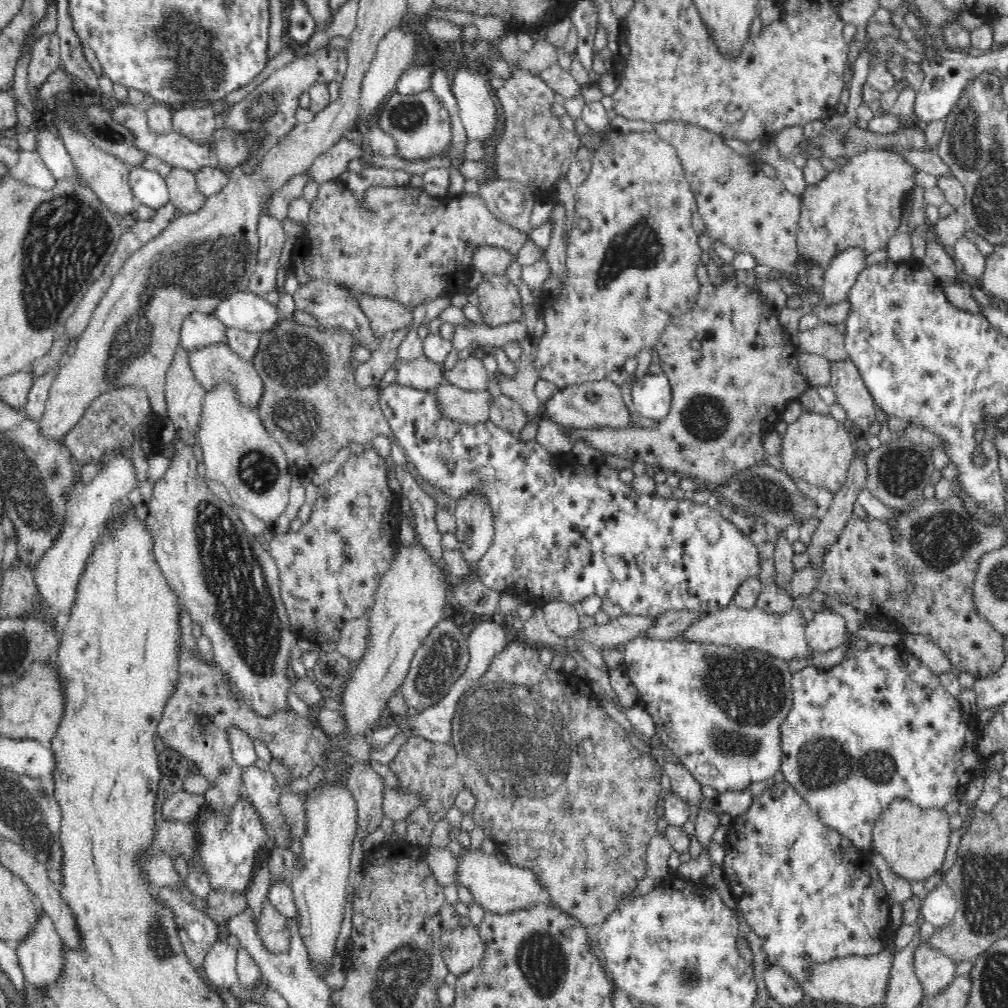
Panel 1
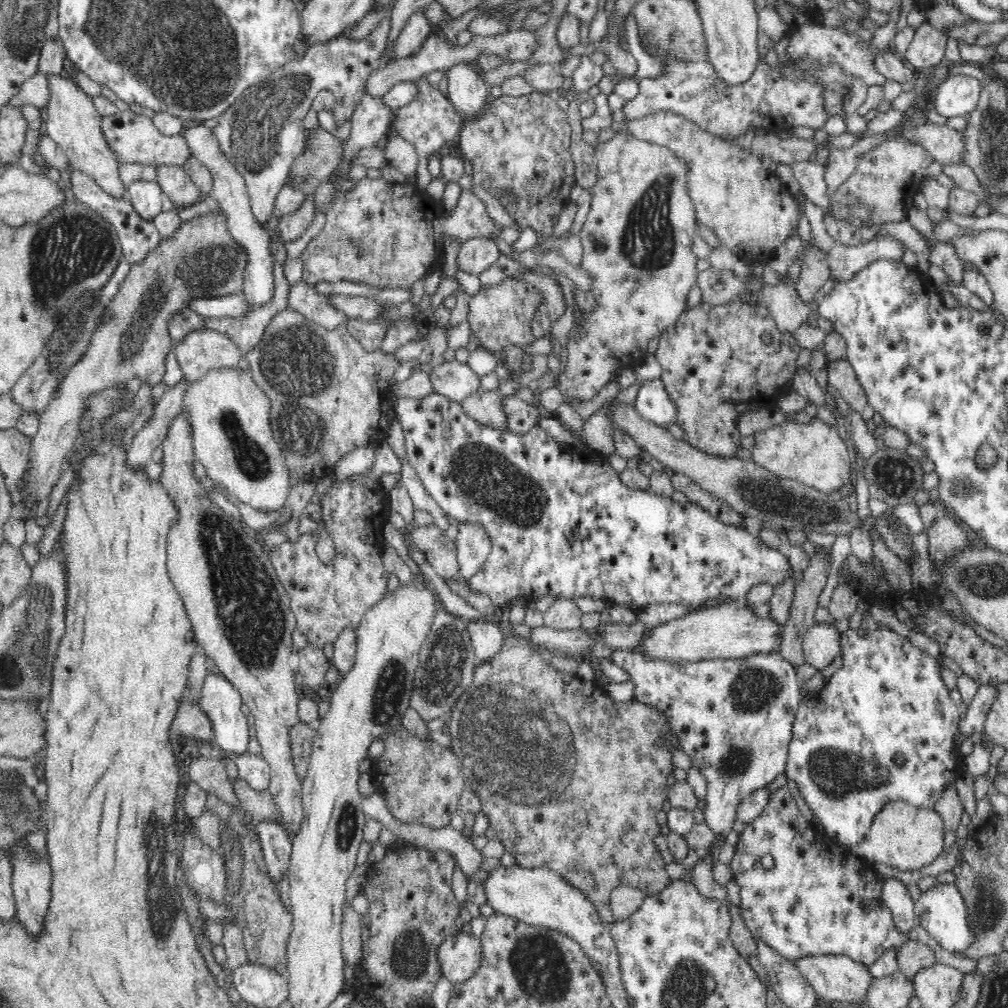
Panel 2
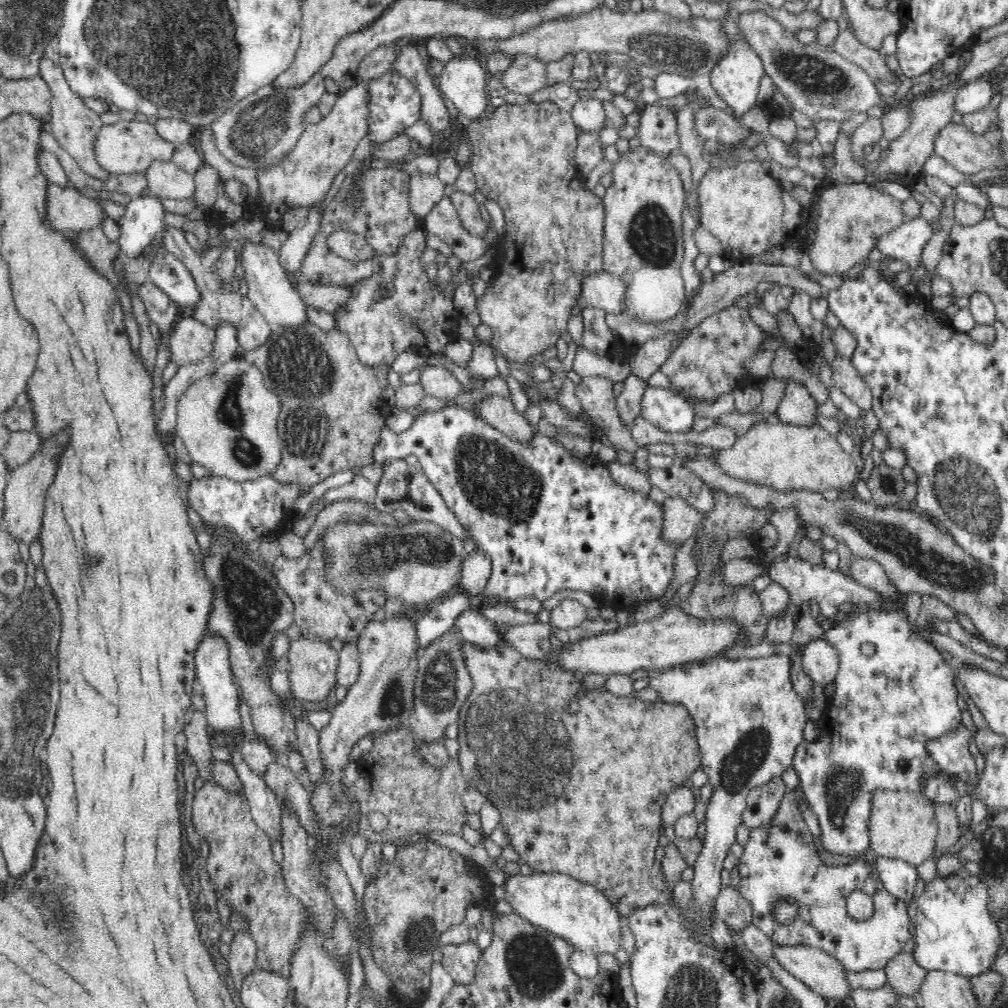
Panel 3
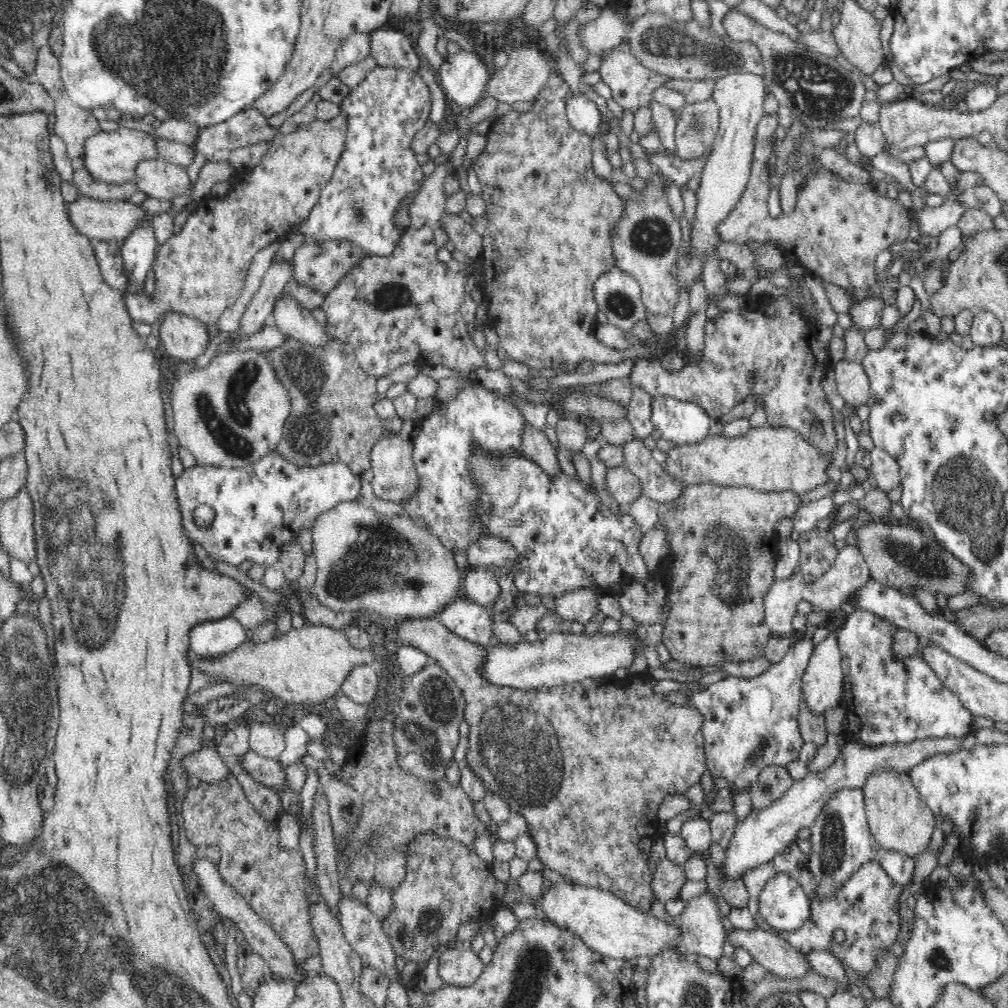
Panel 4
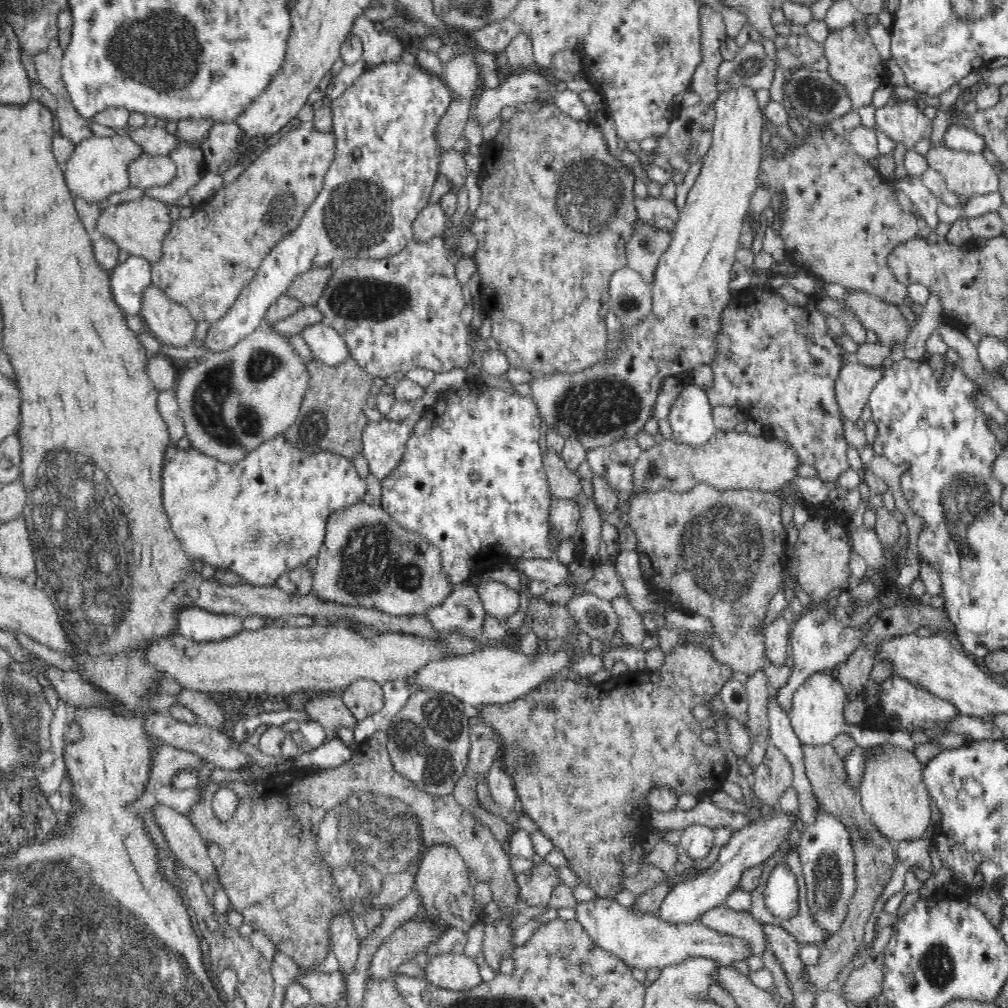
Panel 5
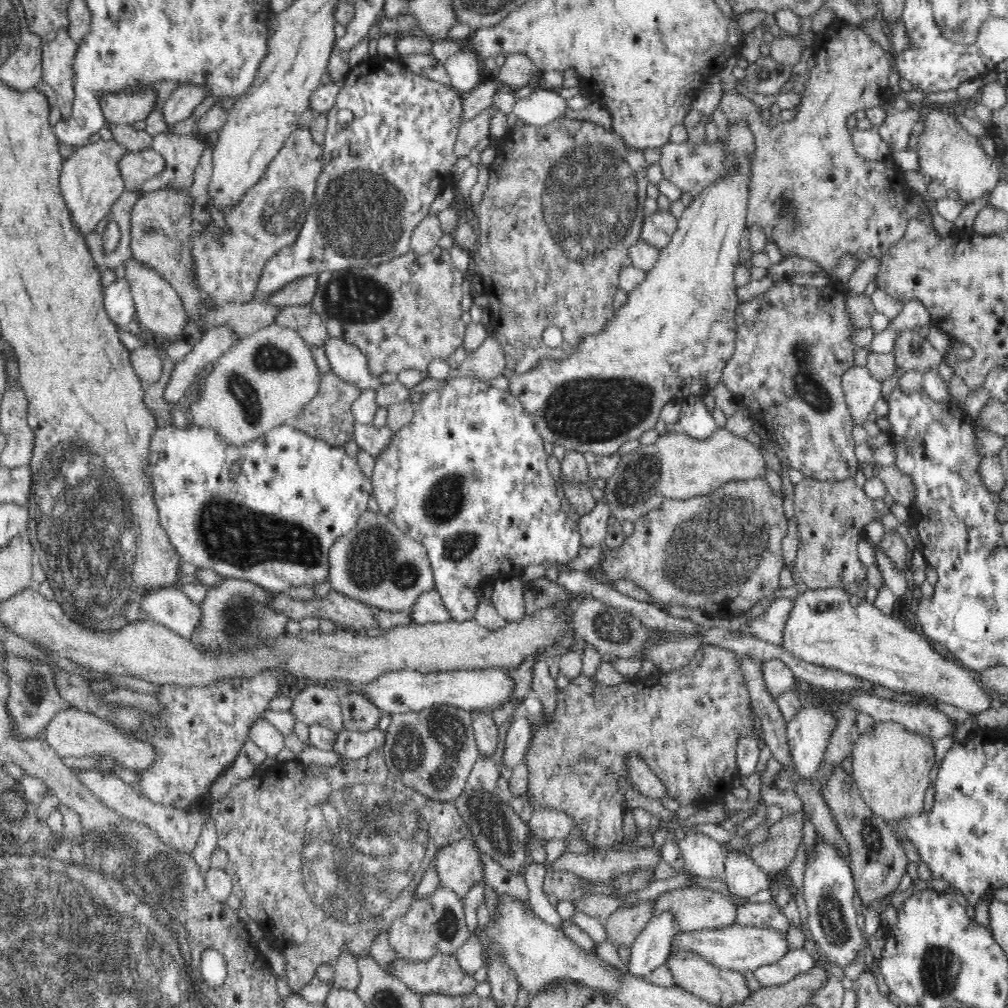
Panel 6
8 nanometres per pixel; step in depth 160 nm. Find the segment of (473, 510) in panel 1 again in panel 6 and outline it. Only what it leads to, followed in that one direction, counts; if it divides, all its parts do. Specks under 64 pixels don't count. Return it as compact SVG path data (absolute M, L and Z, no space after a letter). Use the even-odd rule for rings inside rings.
M502 577L494 584L492 605L505 622L514 622L526 617L523 599L524 583L520 577Z

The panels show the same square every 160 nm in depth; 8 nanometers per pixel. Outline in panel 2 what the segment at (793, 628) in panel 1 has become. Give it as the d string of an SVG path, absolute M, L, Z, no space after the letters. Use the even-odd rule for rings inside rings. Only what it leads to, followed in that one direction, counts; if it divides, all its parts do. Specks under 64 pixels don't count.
M723 604L716 608L702 609L672 619L659 626L645 628L642 642L630 648L640 655L650 655L654 659L676 661L701 661L712 658L740 658L757 653L774 652L781 644L781 628L774 619L759 617L744 605Z

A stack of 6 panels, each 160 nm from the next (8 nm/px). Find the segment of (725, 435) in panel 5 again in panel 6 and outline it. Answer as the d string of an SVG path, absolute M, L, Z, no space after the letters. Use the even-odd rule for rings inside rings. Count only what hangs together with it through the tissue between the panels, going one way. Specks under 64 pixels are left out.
M725 428L717 429L705 439L691 438L680 429L673 433L666 432L664 436L659 436L654 443L640 444L634 450L621 456L614 474L606 479L603 489L604 502L618 521L630 520L634 523L638 516L658 508L664 499L686 500L700 497L720 488L722 484L732 482L732 480L748 480L763 476L765 462L760 454L761 450L763 449L756 447L746 437L735 436Z

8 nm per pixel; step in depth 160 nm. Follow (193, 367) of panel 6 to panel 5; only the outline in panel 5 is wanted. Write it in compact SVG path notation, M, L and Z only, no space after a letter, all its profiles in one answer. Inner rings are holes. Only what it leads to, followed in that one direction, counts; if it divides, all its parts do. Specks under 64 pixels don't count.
M398 61L369 66L342 96L330 102L336 152L324 176L322 190L306 209L294 232L264 257L254 279L229 312L221 320L210 323L203 345L206 356L234 348L247 334L263 326L270 306L286 294L296 277L308 269L333 266L344 259L382 260L398 254L412 240L414 219L429 205L444 154L435 135L438 123L453 100L454 94L441 81L440 75Z

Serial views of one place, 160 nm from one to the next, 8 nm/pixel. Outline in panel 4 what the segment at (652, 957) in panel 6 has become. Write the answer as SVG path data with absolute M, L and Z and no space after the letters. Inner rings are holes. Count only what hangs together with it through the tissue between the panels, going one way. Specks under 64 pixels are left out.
M954 736L942 738L932 737L910 743L882 744L881 747L866 747L863 743L849 742L849 740L846 740L846 744L842 746L842 752L840 752L841 756L837 760L834 760L831 766L828 766L822 772L810 771L806 778L800 780L800 782L794 781L790 790L782 798L776 800L770 807L761 809L760 811L757 809L752 810L750 814L746 815L744 820L737 824L728 847L724 849L722 863L715 868L719 881L724 886L724 884L738 877L742 877L746 871L778 856L778 853L788 848L792 842L796 841L797 837L805 834L814 825L816 818L818 818L817 816L822 813L822 808L826 808L826 805L830 802L831 796L834 796L834 793L842 792L842 788L862 788L864 782L869 778L868 774L876 772L878 768L893 768L893 770L899 770L902 773L910 773L914 766L918 766L925 759L936 755L936 752L942 754L942 752L959 750L961 748L960 739L961 737Z

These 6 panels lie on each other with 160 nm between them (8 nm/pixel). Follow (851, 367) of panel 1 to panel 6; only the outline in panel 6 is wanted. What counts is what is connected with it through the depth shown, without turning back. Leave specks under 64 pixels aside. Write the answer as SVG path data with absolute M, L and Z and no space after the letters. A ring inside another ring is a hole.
M855 365L844 373L841 383L854 424L866 422L874 404L880 400L882 382L874 378L867 367Z

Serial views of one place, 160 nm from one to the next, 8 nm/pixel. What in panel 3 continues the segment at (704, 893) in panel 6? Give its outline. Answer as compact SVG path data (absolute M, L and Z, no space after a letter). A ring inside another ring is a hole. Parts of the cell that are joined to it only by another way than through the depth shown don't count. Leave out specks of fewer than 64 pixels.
M773 943L772 953L782 969L788 971L790 975L795 976L822 997L836 998L836 1000L848 999L851 990L844 979L844 972L848 970L844 970L842 963L832 955L814 947L783 946L776 943Z

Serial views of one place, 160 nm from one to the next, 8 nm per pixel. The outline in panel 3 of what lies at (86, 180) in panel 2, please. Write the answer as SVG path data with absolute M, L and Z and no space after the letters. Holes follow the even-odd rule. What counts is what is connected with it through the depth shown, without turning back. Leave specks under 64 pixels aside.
M168 249L158 252L150 266L148 279L184 312L194 311L201 294L199 294L195 280L186 265Z

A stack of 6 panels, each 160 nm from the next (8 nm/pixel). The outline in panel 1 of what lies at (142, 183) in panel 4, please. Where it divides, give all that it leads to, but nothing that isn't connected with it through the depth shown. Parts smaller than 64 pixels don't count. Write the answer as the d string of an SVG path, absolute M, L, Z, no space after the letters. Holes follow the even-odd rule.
M171 167L164 178L169 192L169 202L184 213L193 213L205 202L205 196L200 192L192 171Z

